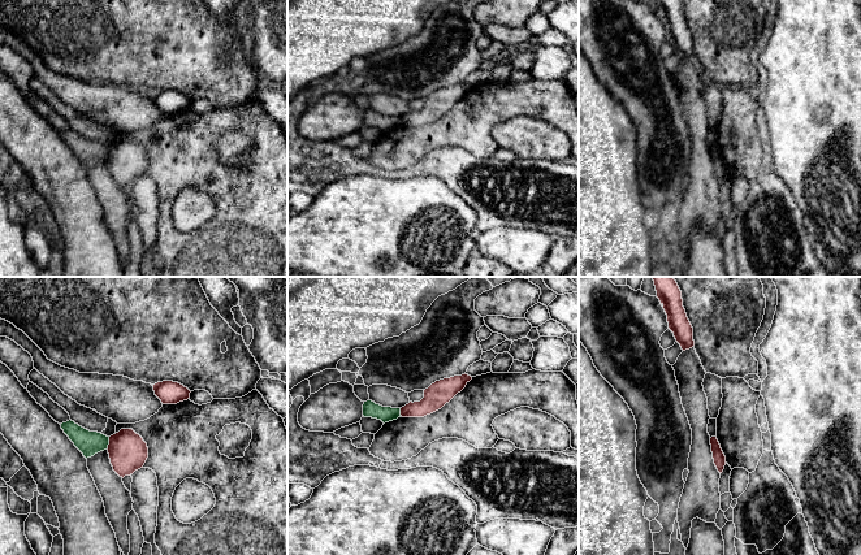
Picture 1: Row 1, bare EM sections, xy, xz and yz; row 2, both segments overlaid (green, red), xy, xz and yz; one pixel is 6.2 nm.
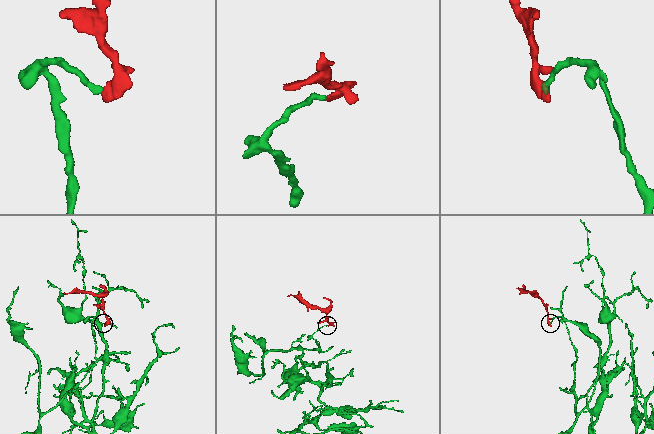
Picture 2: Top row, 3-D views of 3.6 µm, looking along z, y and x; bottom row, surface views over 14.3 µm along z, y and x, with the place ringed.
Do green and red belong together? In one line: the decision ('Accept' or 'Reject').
Reject

